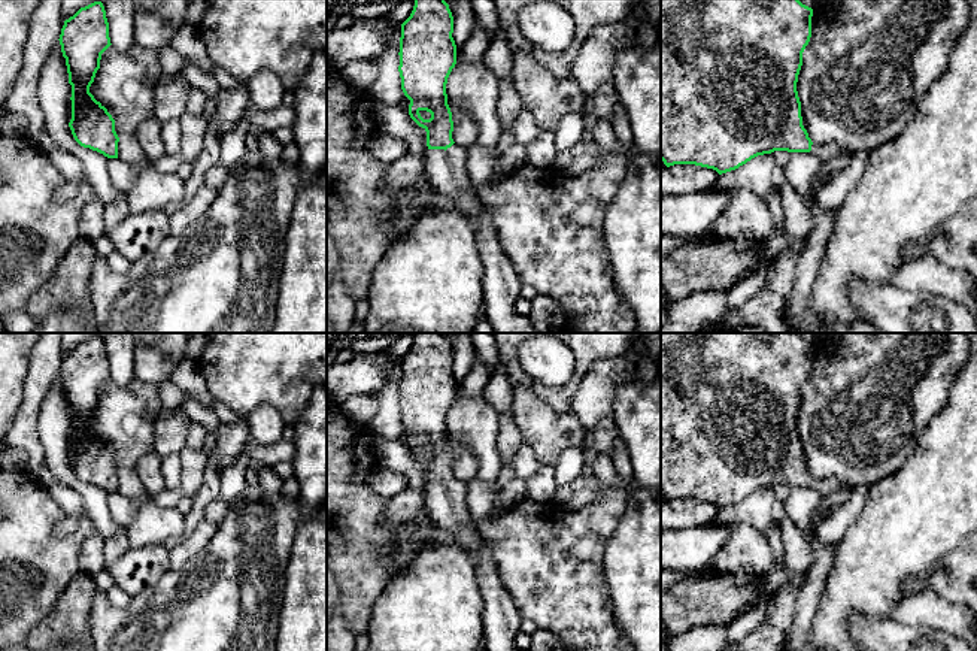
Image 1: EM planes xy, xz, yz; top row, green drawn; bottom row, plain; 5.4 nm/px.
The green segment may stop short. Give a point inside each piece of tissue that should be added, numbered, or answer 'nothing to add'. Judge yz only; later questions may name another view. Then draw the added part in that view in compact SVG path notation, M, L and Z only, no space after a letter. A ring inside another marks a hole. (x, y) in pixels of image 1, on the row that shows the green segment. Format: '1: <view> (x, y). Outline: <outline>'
1: yz (825, 151). Outline: M834 142L813 143L810 152L814 154L816 157L819 157L820 161L826 161L831 158L837 158L837 157L850 154L846 148L843 148Z

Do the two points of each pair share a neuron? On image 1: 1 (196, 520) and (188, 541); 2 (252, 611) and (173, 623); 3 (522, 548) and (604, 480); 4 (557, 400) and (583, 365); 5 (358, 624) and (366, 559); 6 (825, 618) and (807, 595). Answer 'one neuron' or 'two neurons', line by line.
1: two neurons
2: one neuron
3: one neuron
4: one neuron
5: one neuron
6: two neurons

